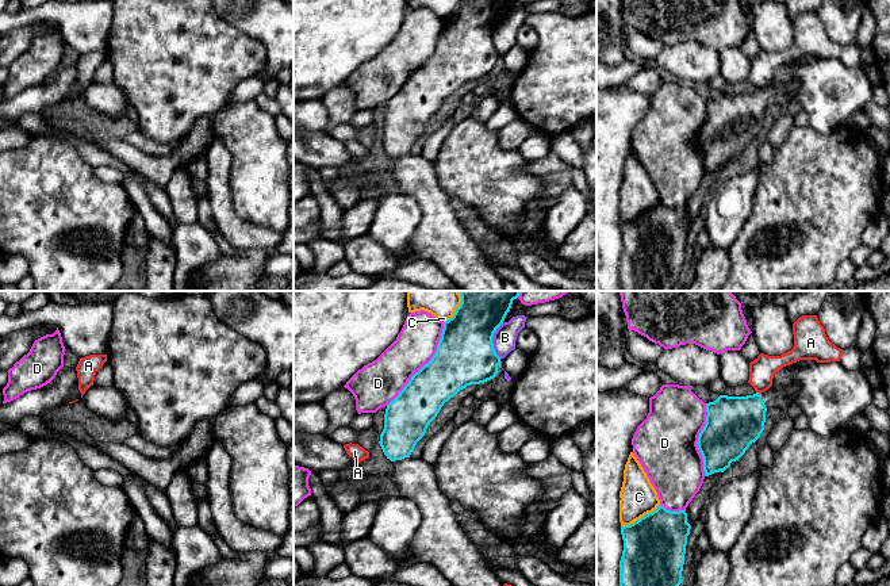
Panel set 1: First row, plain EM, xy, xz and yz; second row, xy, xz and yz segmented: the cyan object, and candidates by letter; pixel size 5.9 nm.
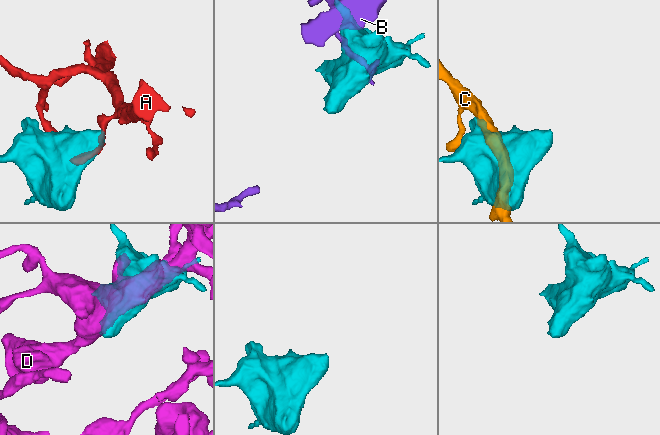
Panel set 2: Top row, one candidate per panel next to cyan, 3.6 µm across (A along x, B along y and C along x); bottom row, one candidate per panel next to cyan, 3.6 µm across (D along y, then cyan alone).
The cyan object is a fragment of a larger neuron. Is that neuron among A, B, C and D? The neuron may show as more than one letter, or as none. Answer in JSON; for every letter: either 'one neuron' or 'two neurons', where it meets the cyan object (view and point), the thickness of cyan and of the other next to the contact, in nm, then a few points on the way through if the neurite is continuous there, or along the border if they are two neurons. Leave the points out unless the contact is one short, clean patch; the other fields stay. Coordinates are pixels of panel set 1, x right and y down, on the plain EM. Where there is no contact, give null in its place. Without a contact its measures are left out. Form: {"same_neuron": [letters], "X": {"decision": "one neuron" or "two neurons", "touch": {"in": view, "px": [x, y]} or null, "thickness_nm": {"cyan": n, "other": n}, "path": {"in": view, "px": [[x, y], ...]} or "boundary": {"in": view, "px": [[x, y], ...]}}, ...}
{"same_neuron": [], "A": {"decision": "two neurons", "touch": {"in": "yz", "px": [758, 89]}, "thickness_nm": {"cyan": 320, "other": 160}, "boundary": {"in": "yz", "px": [[756, 88], [760, 91]]}}, "B": {"decision": "two neurons", "touch": {"in": "xz", "px": [491, 37]}, "thickness_nm": {"cyan": 340, "other": 140}, "boundary": {"in": "xz", "px": [[502, 19], [493, 34], [493, 45], [499, 54]]}}, "C": {"decision": "two neurons", "touch": {"in": "yz", "px": [641, 214]}, "thickness_nm": {"cyan": 360, "other": 220}}, "D": {"decision": "two neurons", "touch": {"in": "xz", "px": [425, 61]}, "thickness_nm": {"cyan": 340, "other": 240}}}

